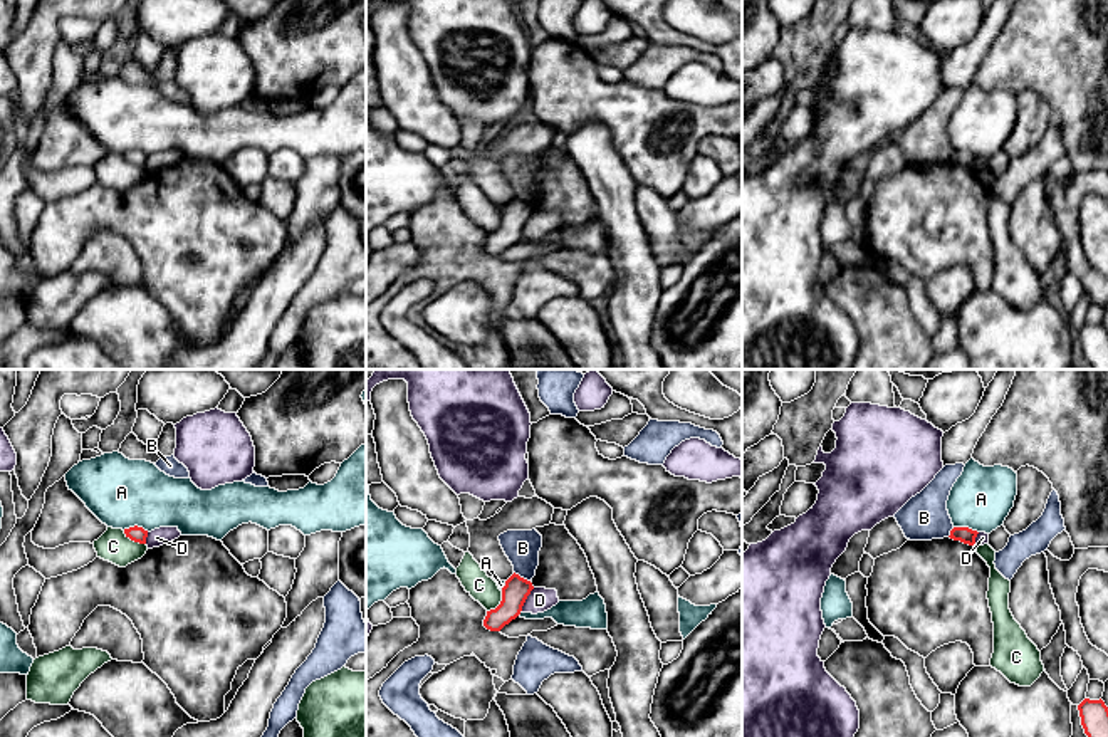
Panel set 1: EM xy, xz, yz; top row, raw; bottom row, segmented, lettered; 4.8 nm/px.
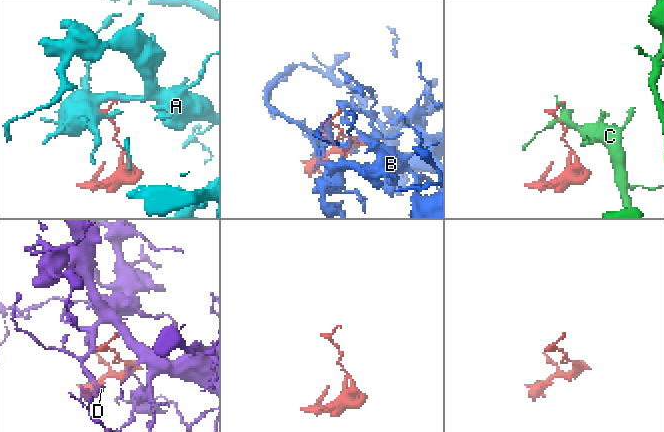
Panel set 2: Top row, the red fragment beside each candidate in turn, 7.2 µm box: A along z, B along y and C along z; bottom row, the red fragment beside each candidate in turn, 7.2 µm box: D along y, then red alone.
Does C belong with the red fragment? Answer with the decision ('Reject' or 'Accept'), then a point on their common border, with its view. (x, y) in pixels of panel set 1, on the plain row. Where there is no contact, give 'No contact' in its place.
Reject. Touches red at xy (135, 165)

